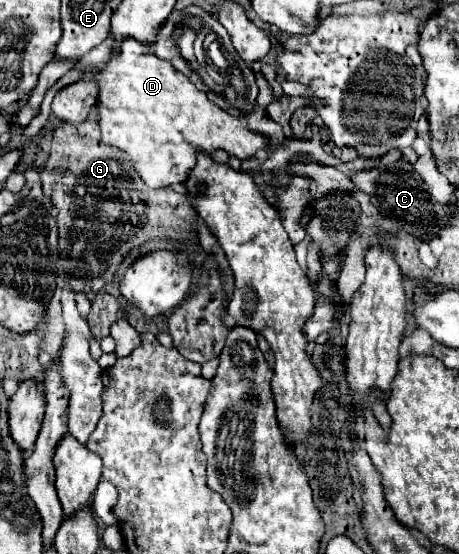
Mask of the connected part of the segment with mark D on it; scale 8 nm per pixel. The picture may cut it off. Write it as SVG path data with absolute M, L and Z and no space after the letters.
M125 38L117 50L101 70L83 74L81 80L95 80L99 86L97 112L103 142L123 150L149 188L183 182L189 168L195 166L197 150L215 152L223 148L239 160L267 150L267 140L261 134L251 132L245 120L223 112L187 76L167 60L157 58L147 44Z

